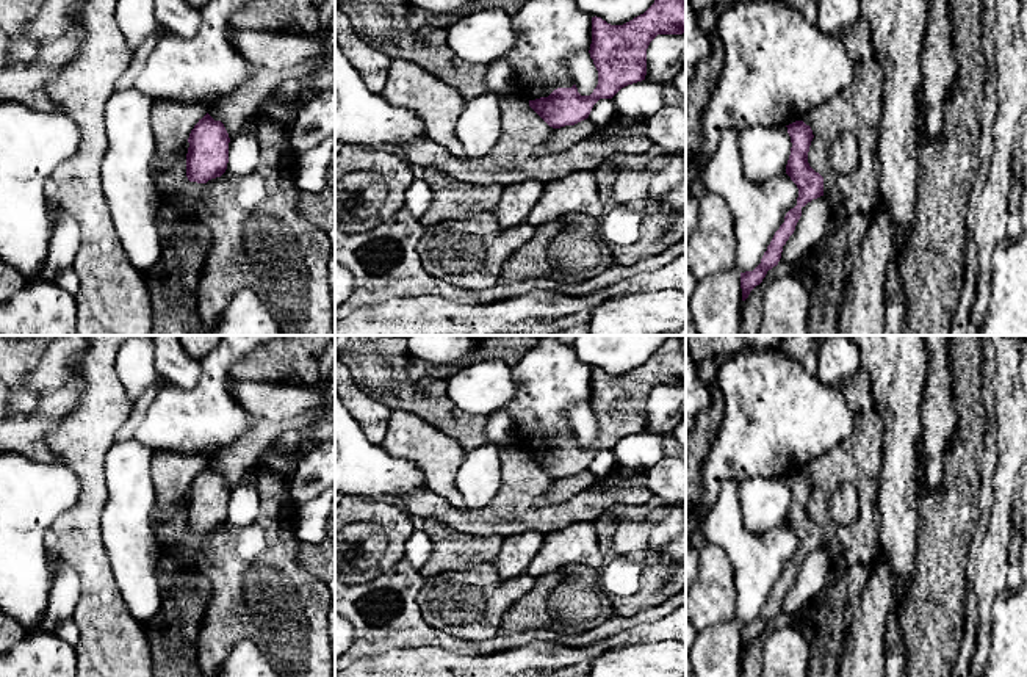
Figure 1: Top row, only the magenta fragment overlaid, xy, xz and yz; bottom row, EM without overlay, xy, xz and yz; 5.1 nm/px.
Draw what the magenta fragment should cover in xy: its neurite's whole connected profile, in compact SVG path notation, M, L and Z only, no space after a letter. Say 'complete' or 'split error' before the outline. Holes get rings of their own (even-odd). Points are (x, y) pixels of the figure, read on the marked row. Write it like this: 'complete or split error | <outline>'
complete | M207 113L191 130L188 143L186 177L189 182L207 183L225 172L230 138L221 121L214 121Z

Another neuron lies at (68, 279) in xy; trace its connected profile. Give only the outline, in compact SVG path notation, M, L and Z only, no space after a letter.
M67 268L61 271L55 279L49 281L58 285L61 290L67 291L72 298L77 296L80 288L80 279L75 268Z

